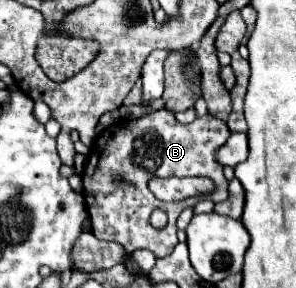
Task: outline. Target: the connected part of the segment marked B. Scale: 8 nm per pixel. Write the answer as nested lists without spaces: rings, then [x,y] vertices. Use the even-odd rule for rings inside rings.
[[[167,109],[153,111],[141,119],[113,123],[107,129],[103,129],[91,147],[83,173],[83,195],[91,217],[93,235],[103,241],[119,243],[125,249],[125,253],[147,249],[155,253],[155,257],[169,255],[177,245],[175,221],[179,213],[185,207],[195,205],[199,197],[183,199],[177,203],[159,201],[147,187],[149,179],[171,175],[207,177],[215,183],[215,189],[207,198],[213,203],[224,201],[227,197],[227,179],[223,175],[223,167],[215,159],[215,153],[227,143],[229,135],[231,131],[227,123],[209,113],[195,119],[189,125],[183,125]],[[113,179],[121,179],[123,189],[113,189]],[[157,207],[165,209],[169,215],[169,223],[161,231],[149,225],[149,215]]]

